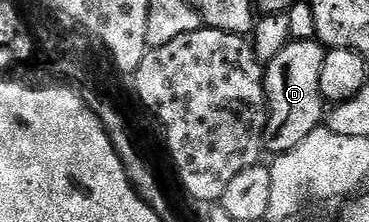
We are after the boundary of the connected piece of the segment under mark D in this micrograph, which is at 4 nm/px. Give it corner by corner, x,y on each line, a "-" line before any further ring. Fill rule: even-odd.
289,41
272,61
267,62
264,71
264,93
268,97
262,145
269,154
285,153
310,131
321,128
326,117
326,102
322,93
322,63
325,46
319,41

